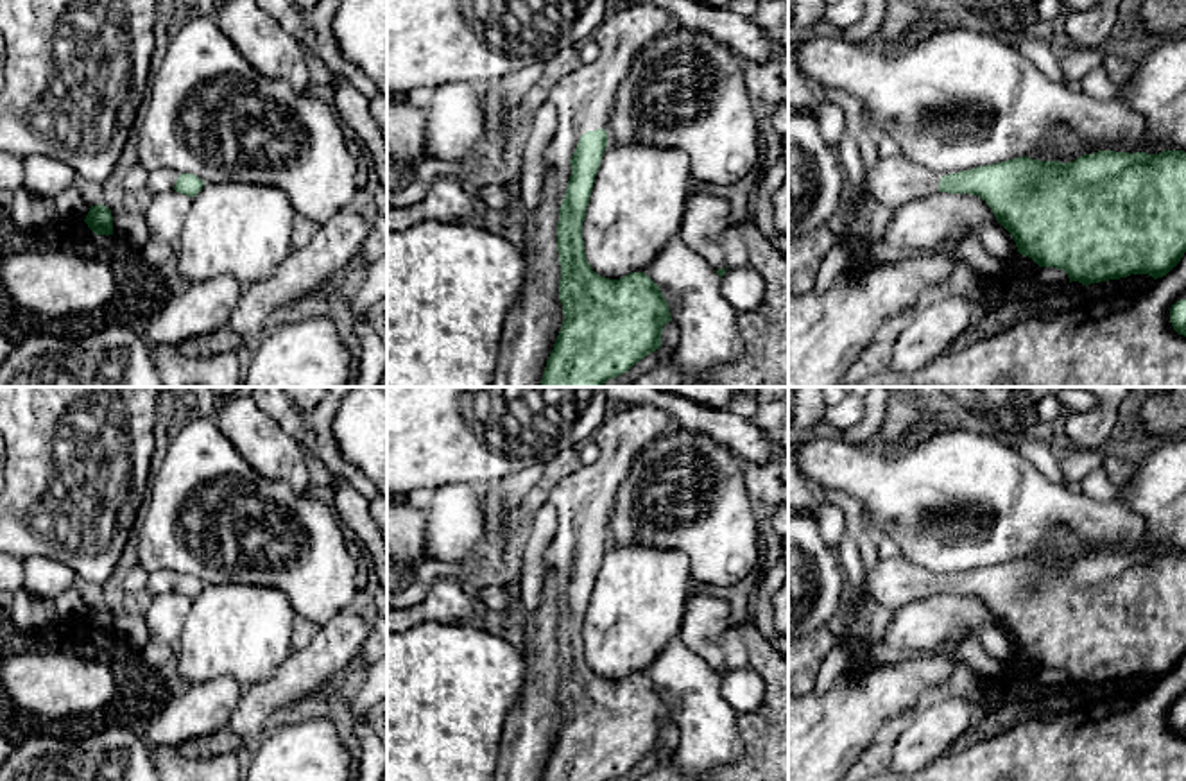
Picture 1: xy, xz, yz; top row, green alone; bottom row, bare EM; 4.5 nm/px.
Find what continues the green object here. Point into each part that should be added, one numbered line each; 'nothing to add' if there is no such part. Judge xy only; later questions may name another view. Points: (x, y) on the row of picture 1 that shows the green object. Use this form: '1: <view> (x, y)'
1: xy (160, 180)

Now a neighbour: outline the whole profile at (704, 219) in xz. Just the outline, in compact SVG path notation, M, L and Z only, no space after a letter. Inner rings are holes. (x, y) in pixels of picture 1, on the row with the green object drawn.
M690 190L679 238L715 270L727 267L720 242L720 235L731 227L727 217L729 204L724 199Z

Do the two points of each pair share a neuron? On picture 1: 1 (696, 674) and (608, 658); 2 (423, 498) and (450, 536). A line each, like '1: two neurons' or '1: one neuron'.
1: two neurons
2: two neurons

